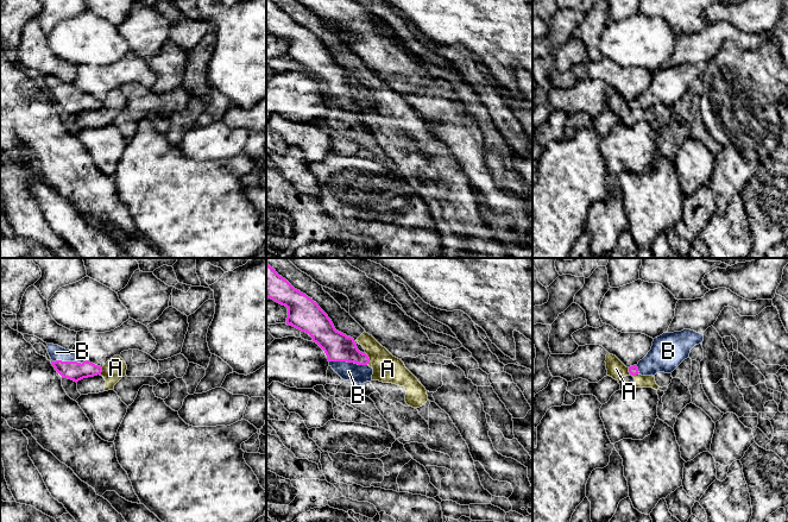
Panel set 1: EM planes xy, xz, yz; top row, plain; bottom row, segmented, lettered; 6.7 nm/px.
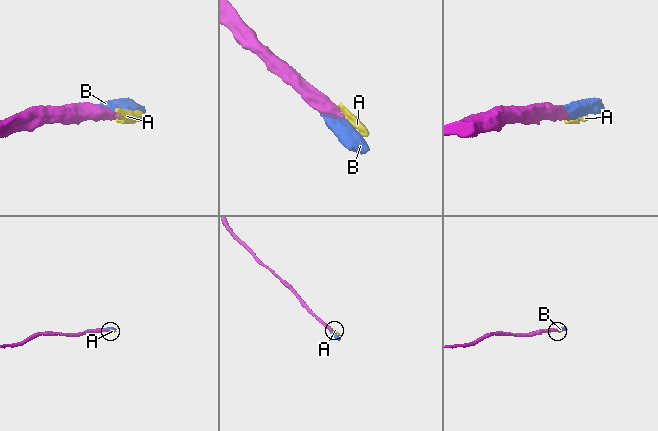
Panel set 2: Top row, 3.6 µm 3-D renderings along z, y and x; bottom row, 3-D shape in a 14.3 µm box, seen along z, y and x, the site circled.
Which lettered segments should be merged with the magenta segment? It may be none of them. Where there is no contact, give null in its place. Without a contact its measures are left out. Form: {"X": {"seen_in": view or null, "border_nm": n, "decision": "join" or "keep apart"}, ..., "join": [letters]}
{"A": {"seen_in": "xz", "border_nm": 90, "decision": "keep apart"}, "B": {"seen_in": "xz", "border_nm": 260, "decision": "join"}, "join": ["B"]}

